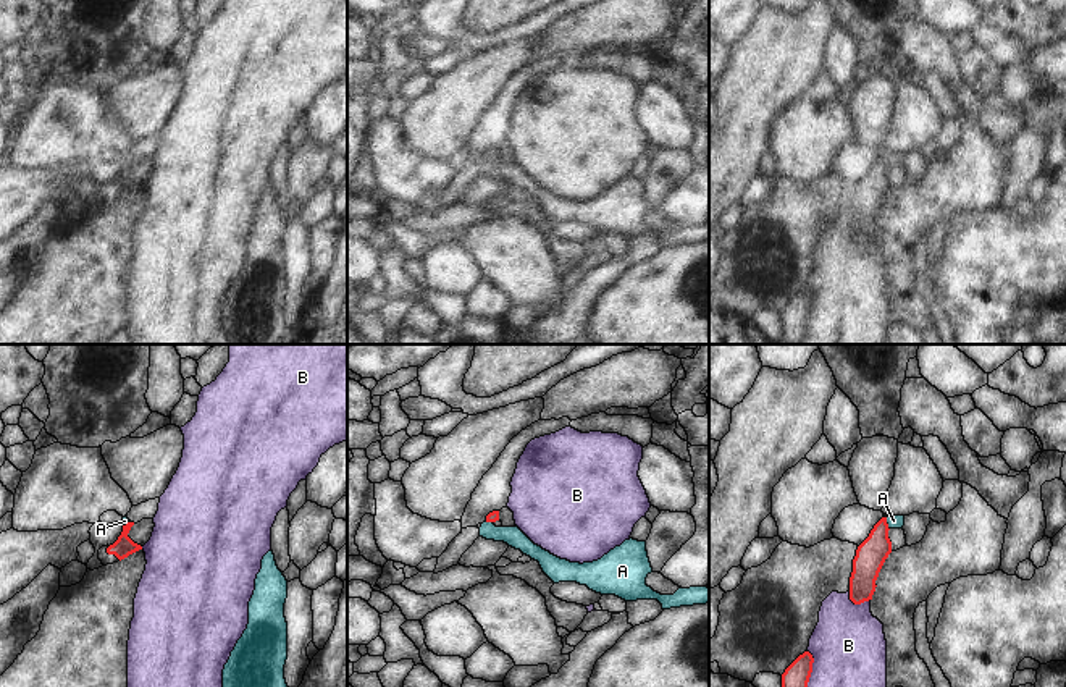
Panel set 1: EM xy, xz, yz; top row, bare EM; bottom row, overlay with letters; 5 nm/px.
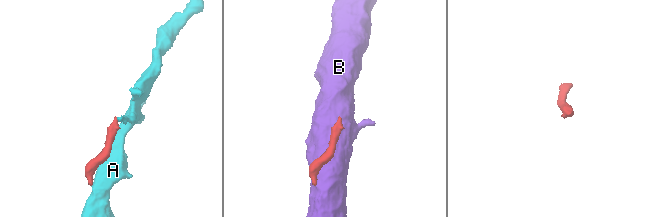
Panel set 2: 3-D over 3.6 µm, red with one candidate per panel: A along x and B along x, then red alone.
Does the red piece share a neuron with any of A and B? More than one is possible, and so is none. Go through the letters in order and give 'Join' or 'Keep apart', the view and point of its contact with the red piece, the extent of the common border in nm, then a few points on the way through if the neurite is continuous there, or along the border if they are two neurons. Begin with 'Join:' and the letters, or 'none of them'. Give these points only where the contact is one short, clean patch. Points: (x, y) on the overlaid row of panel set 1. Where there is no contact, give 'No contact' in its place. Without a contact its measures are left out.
Join: none of them
A: Keep apart. Touches red at yz (887, 524). Shared border 70 nm. Boundary: yz (885, 518), (889, 529)
B: Keep apart. Touches red at yz (811, 668). Shared border 180 nm.

